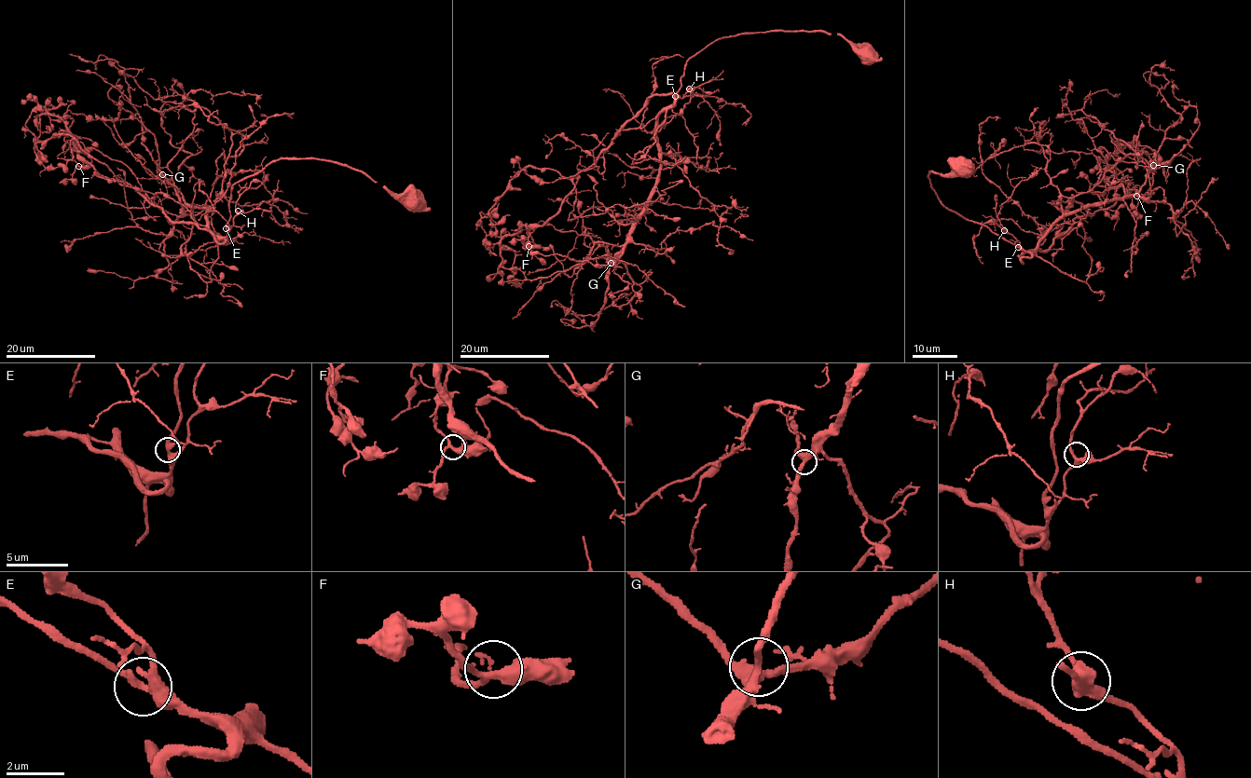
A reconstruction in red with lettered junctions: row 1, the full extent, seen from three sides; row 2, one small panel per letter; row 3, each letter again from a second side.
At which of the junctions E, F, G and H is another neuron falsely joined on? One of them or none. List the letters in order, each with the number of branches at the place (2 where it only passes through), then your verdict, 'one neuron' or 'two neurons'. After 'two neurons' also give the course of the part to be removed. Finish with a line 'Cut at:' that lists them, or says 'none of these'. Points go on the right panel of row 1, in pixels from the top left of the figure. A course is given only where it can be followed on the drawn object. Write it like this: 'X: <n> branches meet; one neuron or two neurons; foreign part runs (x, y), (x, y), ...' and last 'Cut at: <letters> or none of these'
E: 3 branches meet; one neuron
F: 3 branches meet; one neuron
G: 3 branches meet; one neuron
H: 3 branches meet; one neuron
Cut at: none of these

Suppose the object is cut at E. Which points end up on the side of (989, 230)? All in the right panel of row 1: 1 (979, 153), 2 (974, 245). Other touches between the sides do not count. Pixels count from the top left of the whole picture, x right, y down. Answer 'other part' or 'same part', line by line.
1: other part
2: other part

